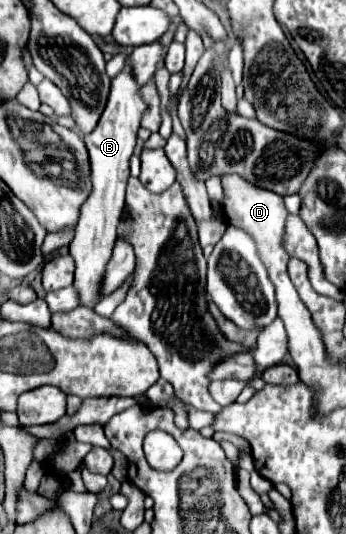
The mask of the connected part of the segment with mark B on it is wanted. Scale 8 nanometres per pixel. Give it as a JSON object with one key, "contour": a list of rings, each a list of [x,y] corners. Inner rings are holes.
{"contour":[[[127,58],[125,68],[111,80],[111,92],[105,106],[105,112],[89,138],[85,138],[85,146],[91,162],[91,184],[93,190],[85,204],[81,206],[79,222],[75,228],[75,238],[69,244],[69,254],[75,260],[75,288],[79,290],[81,306],[93,308],[99,302],[99,284],[105,272],[105,266],[111,258],[111,250],[115,246],[115,230],[119,224],[119,216],[125,206],[125,188],[129,180],[129,158],[133,156],[137,130],[141,126],[141,116],[147,110],[147,104],[141,98],[141,84],[137,84],[133,76],[131,58]]]}

